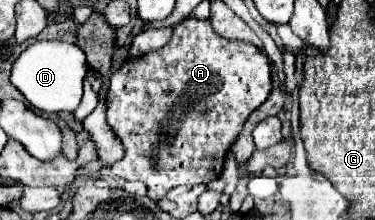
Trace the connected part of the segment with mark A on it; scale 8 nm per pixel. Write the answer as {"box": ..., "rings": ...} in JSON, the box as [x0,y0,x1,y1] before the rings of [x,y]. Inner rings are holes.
{"box":[107,18,273,198],"rings":[[[187,18],[173,26],[171,40],[143,58],[127,60],[111,74],[107,90],[107,122],[113,134],[123,142],[123,160],[111,166],[111,172],[123,180],[141,180],[153,198],[165,196],[177,184],[207,184],[219,178],[223,162],[237,140],[249,114],[257,110],[273,88],[267,56],[253,44],[227,40],[219,36],[209,20]]]}

